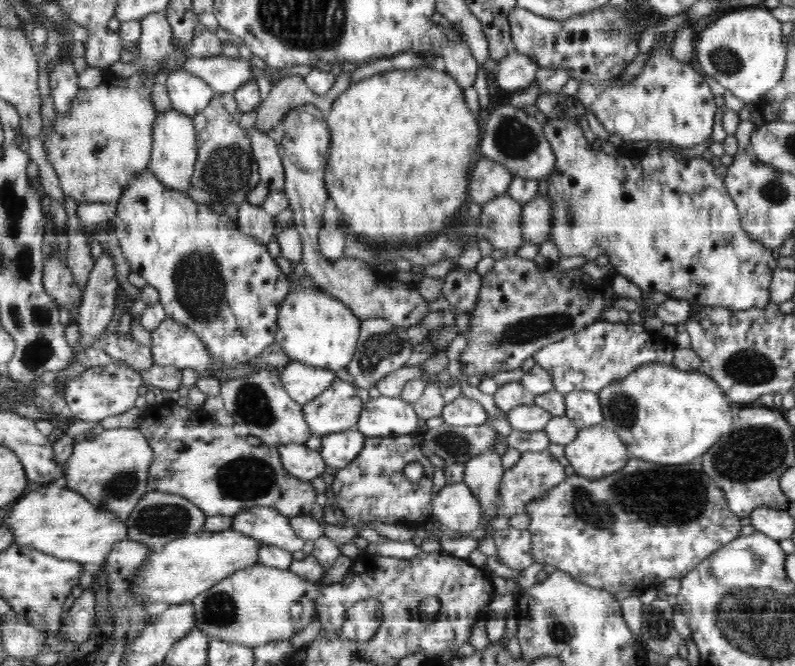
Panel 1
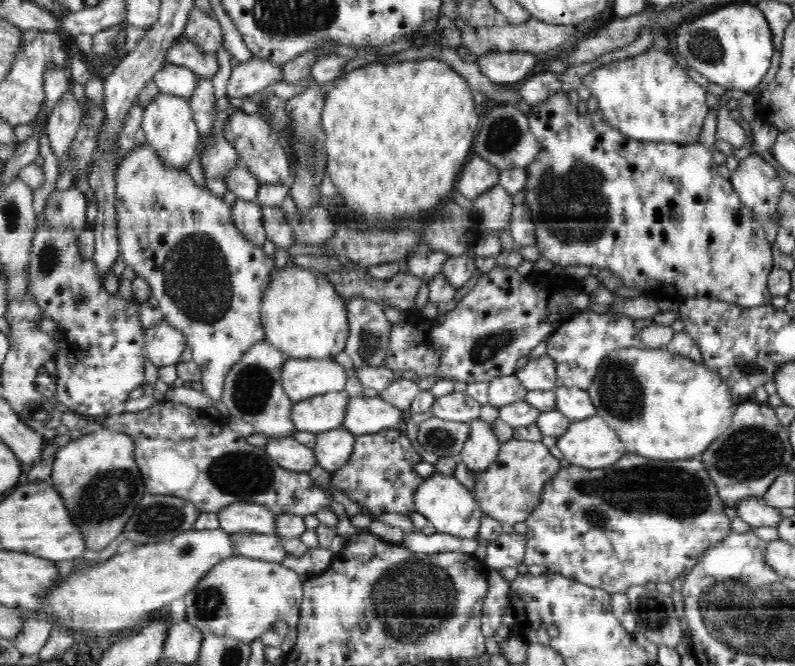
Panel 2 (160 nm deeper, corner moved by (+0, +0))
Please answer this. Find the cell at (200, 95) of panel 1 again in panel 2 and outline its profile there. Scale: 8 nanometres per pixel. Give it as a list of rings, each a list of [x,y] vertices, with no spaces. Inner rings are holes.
[[[166,63],[157,70],[151,81],[160,89],[160,93],[180,96],[188,102],[199,83],[190,68],[172,63]]]

